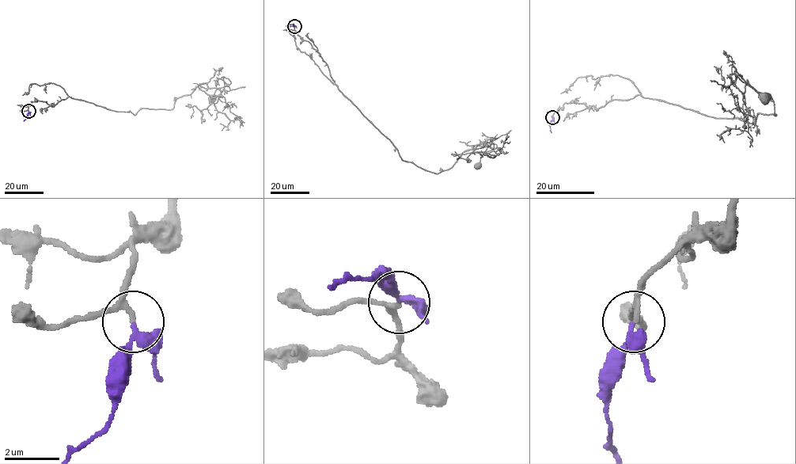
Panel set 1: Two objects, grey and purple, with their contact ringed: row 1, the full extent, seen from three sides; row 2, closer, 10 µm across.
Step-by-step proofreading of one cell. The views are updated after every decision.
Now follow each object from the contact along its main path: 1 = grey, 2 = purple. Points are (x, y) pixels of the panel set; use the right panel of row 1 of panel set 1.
1: (552, 117), (565, 104), (637, 95), (752, 123), (775, 115), (767, 93), (737, 87), (733, 66), (764, 99)
2: (552, 117), (551, 132)

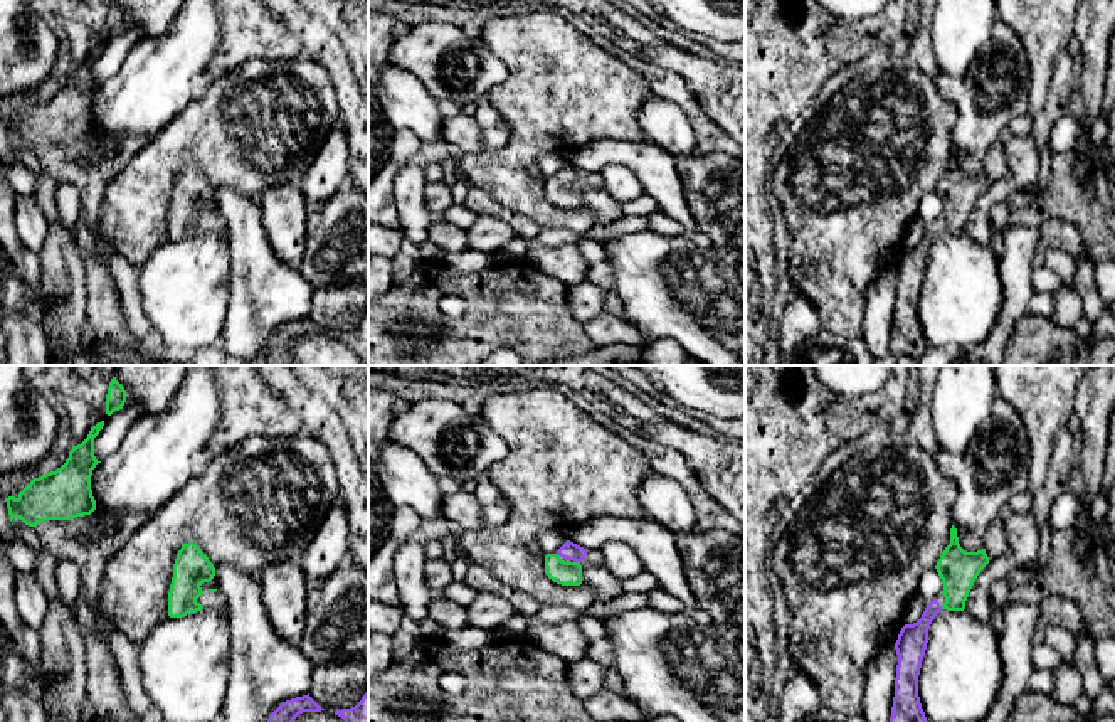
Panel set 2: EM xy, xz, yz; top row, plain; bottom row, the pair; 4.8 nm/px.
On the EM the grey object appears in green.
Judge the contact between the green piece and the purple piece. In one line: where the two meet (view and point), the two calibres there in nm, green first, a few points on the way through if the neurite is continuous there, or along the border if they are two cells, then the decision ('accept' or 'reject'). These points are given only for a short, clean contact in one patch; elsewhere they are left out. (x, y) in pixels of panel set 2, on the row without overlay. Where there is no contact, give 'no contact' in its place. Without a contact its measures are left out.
xz (577, 185) | 110/90 nm | across xz (559, 194), (569, 194), (577, 185), (569, 174) | accept

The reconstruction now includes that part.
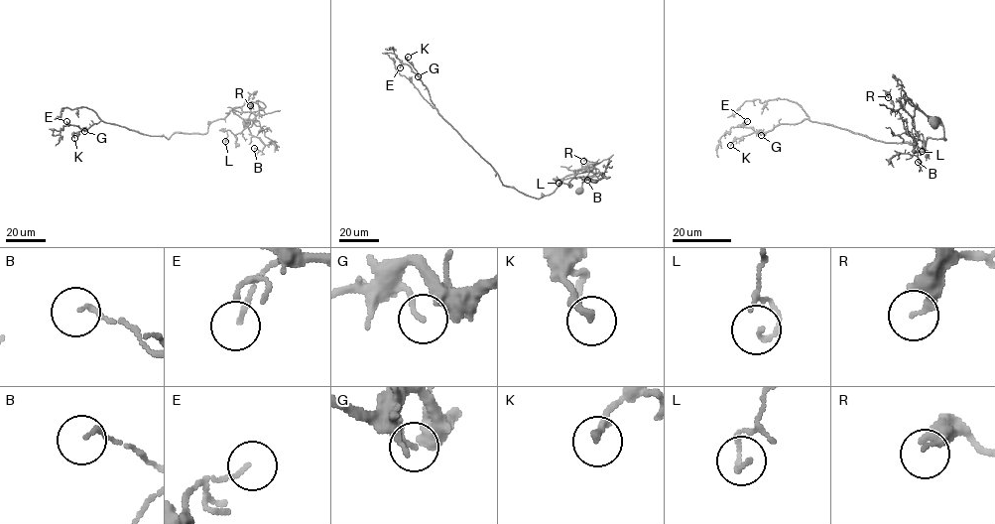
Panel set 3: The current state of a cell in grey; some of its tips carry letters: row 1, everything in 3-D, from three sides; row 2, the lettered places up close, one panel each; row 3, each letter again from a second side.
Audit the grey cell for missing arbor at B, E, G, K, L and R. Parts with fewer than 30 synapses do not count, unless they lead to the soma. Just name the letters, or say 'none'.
none

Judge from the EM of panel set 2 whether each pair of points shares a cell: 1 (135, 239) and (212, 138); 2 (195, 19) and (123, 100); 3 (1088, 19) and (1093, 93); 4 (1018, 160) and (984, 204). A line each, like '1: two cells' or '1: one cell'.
1: one cell
2: one cell
3: one cell
4: one cell

